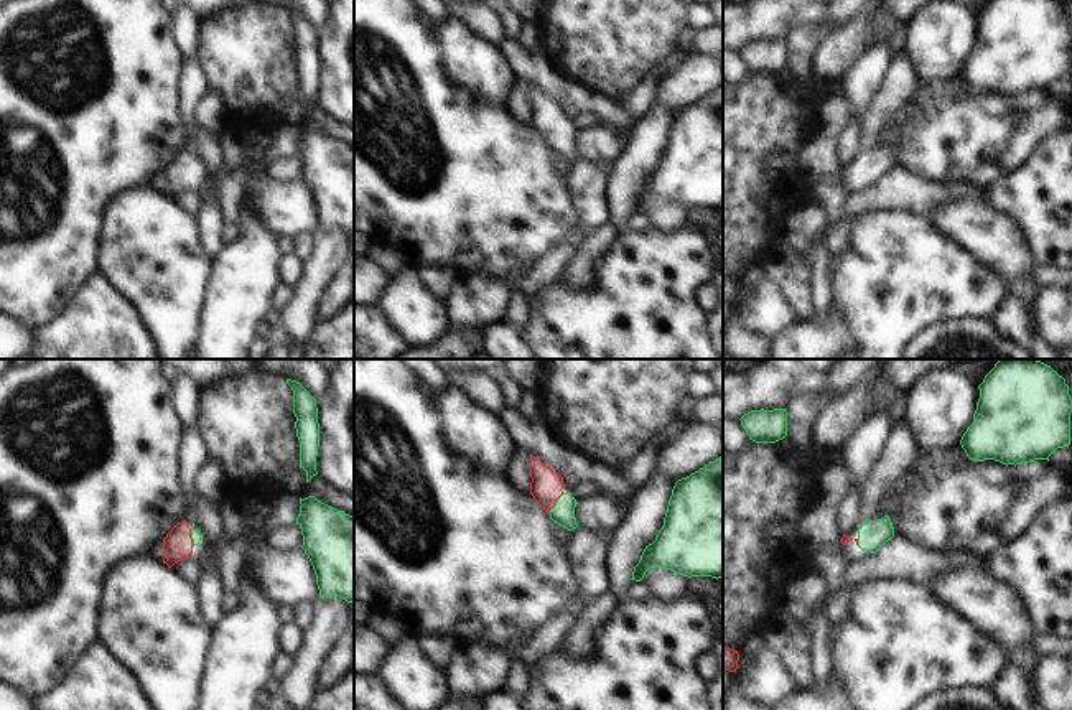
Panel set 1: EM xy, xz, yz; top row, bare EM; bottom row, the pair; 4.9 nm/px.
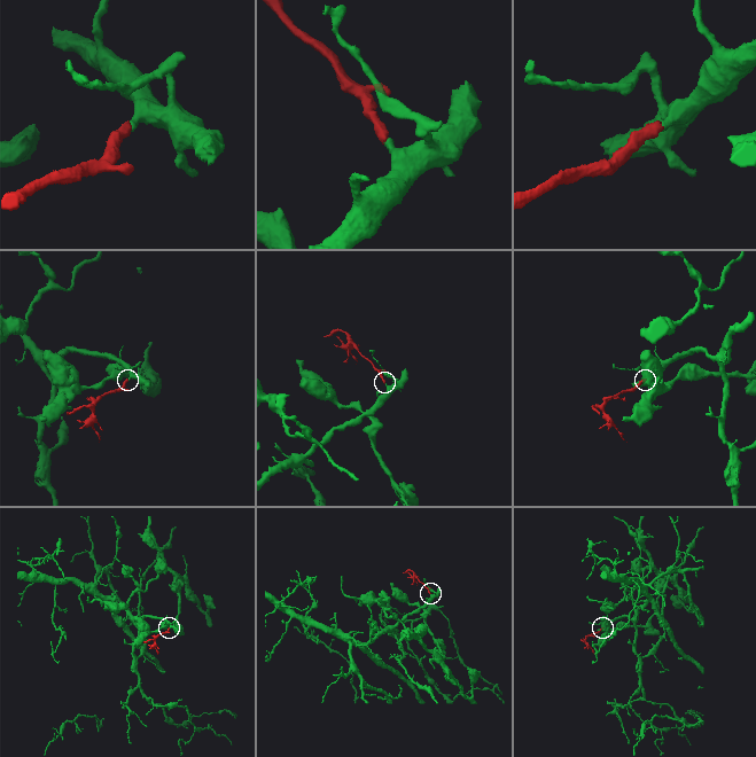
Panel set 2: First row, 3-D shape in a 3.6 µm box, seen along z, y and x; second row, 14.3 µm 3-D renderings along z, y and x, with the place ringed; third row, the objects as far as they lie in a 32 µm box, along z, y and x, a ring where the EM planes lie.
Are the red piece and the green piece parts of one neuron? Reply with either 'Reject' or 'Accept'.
Accept.

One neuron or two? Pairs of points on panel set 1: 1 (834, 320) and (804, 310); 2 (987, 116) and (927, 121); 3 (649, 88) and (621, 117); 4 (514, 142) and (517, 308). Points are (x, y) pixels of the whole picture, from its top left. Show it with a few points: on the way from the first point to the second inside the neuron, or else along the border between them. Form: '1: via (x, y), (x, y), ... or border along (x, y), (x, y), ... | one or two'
1: border along (814, 312), (809, 317), (799, 318) | two
2: via (972, 121), (942, 121) | one
3: border along (618, 104), (639, 117) | two
4: border along (519, 277), (508, 287) | two

